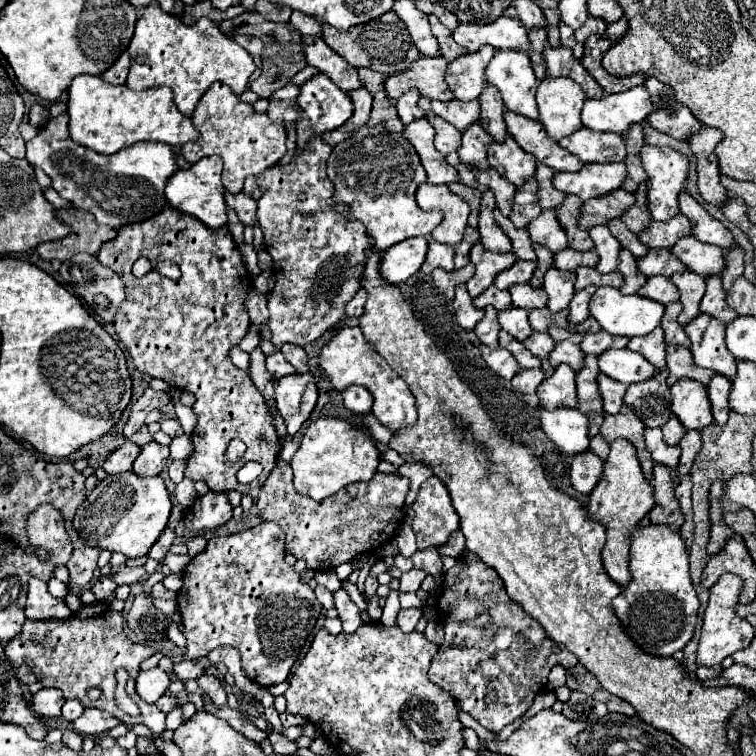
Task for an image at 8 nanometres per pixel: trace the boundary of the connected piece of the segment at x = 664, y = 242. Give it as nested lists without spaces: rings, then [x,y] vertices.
[[[685,215],[671,217],[669,221],[653,221],[637,235],[645,247],[673,247],[677,239],[691,235],[691,223]]]

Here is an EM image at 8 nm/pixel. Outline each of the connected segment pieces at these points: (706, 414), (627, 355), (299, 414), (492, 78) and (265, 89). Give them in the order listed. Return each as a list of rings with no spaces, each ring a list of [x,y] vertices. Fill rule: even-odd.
[[[681,379],[671,387],[671,411],[685,429],[703,429],[713,421],[707,391],[693,379]]]
[[[607,349],[607,353],[597,355],[597,365],[601,373],[625,385],[645,381],[657,371],[645,357],[629,349]]]
[[[293,373],[289,377],[275,379],[273,389],[275,389],[277,411],[285,421],[287,435],[293,437],[301,429],[301,425],[309,419],[319,399],[315,377],[311,373],[303,375]]]
[[[497,49],[493,61],[489,61],[489,69],[485,69],[485,77],[499,89],[507,109],[517,111],[529,119],[537,119],[537,77],[533,75],[527,53]]]
[[[247,11],[247,13],[241,13],[241,15],[233,17],[233,19],[221,21],[219,23],[219,29],[227,37],[233,37],[233,35],[243,33],[243,35],[255,35],[255,37],[259,37],[265,43],[261,75],[259,75],[257,81],[253,81],[249,85],[251,91],[255,91],[261,99],[267,99],[275,89],[285,87],[295,73],[299,73],[301,69],[305,69],[305,55],[303,55],[303,49],[301,49],[301,39],[303,37],[301,37],[301,33],[291,23],[273,23],[273,21],[263,19],[255,11]]]

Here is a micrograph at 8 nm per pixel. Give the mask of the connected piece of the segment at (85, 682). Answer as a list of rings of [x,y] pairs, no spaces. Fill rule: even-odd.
[[[97,601],[91,605],[83,605],[69,621],[25,621],[21,633],[13,637],[5,645],[5,655],[9,657],[11,663],[15,665],[27,665],[37,681],[41,681],[43,687],[57,687],[63,691],[65,699],[77,699],[85,707],[99,707],[103,711],[109,711],[113,717],[117,717],[125,725],[135,725],[143,723],[147,725],[153,733],[165,731],[165,713],[157,709],[157,705],[145,703],[137,693],[135,693],[135,677],[139,673],[139,663],[155,655],[157,649],[145,647],[145,645],[135,645],[123,631],[123,617],[119,611],[113,611],[109,603]],[[119,667],[125,667],[129,671],[129,681],[127,681],[127,695],[139,705],[141,715],[139,717],[129,717],[123,713],[113,699],[117,681],[115,681],[115,671]],[[99,687],[103,689],[103,697],[97,701],[87,699],[87,689]]]

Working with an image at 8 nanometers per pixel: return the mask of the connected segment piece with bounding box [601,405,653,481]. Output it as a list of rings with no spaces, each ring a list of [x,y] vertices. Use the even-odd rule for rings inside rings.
[[[623,405],[621,407],[621,413],[617,415],[609,415],[605,413],[603,417],[603,425],[601,425],[601,437],[611,443],[613,439],[627,439],[635,445],[637,449],[637,457],[641,461],[641,469],[643,469],[643,475],[651,481],[651,473],[653,473],[653,459],[649,455],[649,451],[645,449],[645,443],[643,443],[643,421],[627,407]]]

